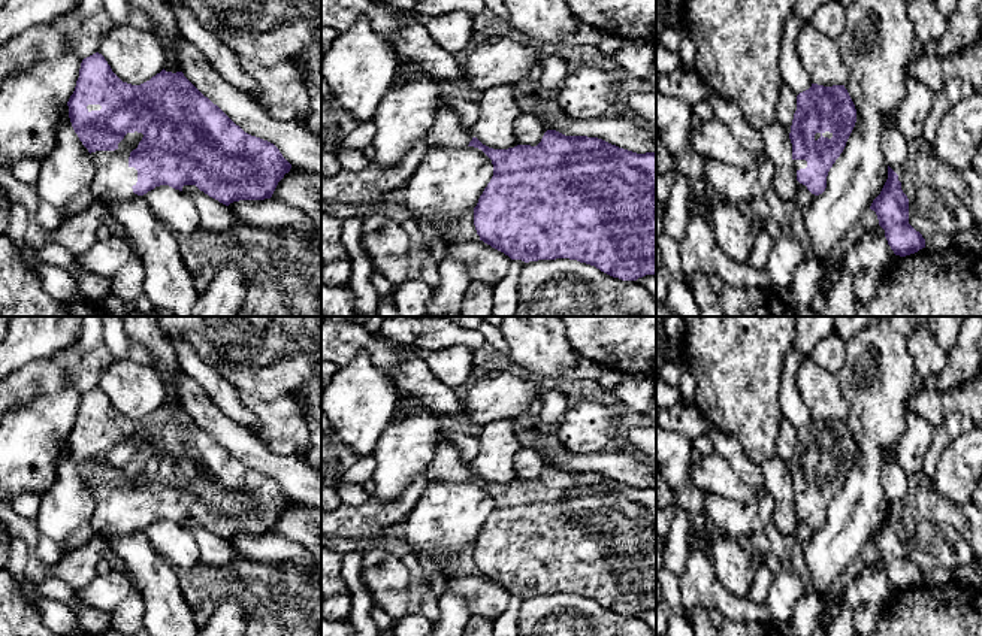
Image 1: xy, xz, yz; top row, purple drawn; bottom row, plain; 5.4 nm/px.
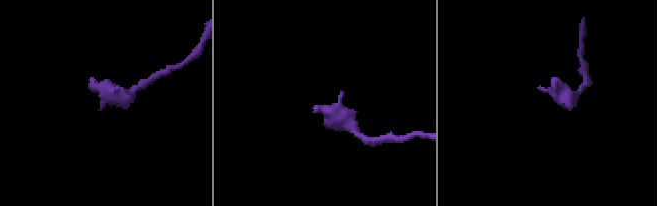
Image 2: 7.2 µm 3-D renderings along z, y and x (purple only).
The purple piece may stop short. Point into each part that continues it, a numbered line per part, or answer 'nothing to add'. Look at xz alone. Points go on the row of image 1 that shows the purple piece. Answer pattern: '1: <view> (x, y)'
1: xz (447, 130)

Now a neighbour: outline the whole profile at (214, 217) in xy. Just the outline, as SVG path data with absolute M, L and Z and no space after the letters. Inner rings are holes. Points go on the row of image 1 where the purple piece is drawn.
M184 185L182 193L185 193L196 206L203 230L224 231L244 225L226 205L209 197L196 185Z

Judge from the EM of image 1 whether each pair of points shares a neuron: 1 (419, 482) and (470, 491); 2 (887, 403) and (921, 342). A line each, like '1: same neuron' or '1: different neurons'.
1: different neurons
2: different neurons

